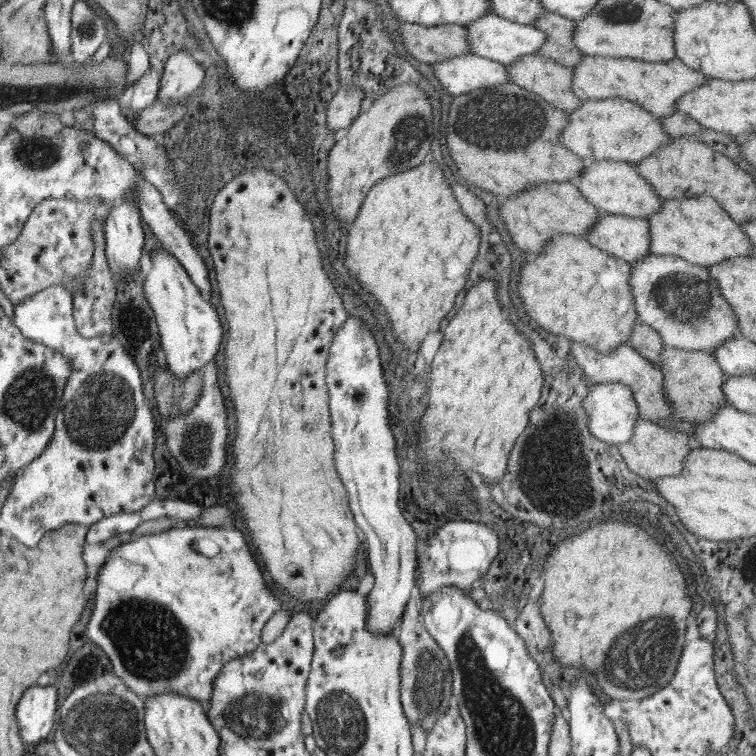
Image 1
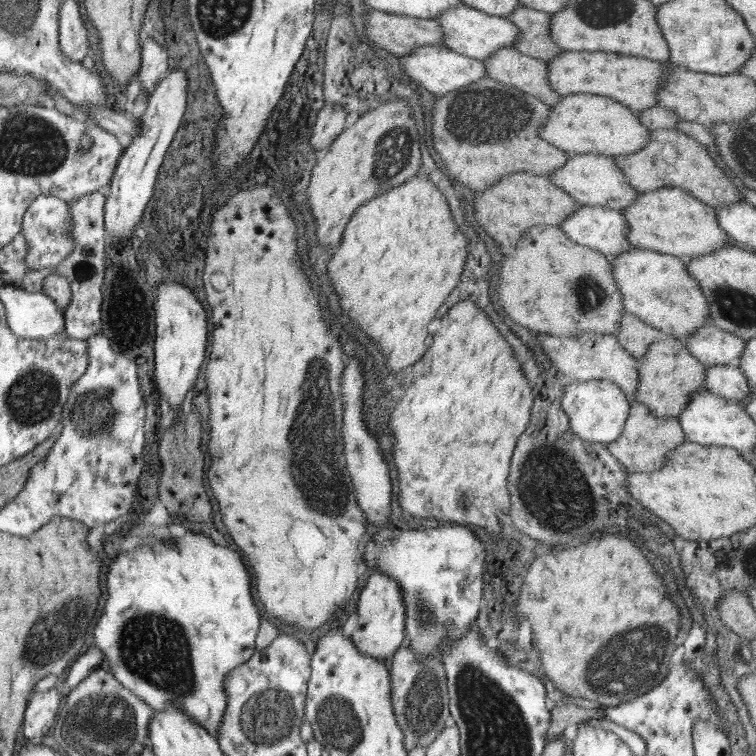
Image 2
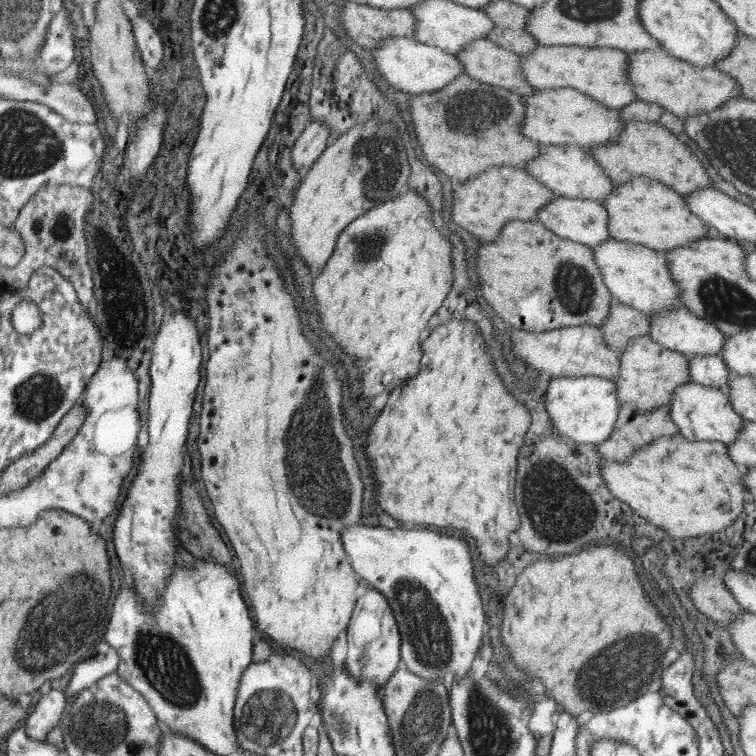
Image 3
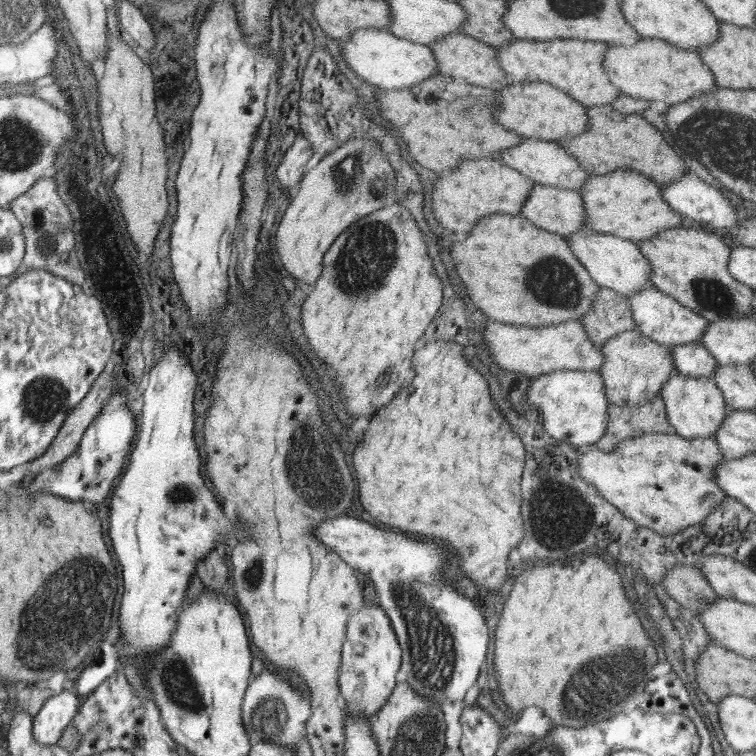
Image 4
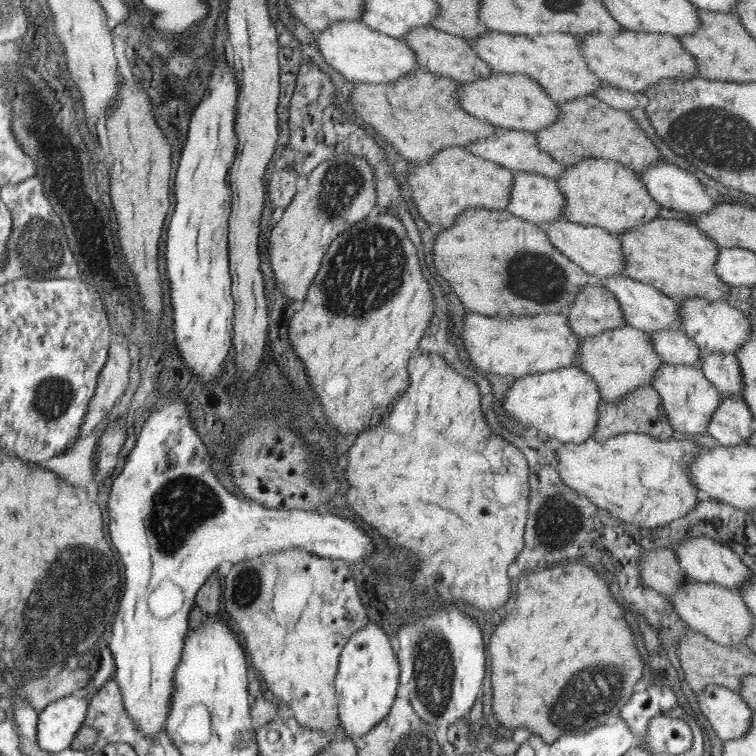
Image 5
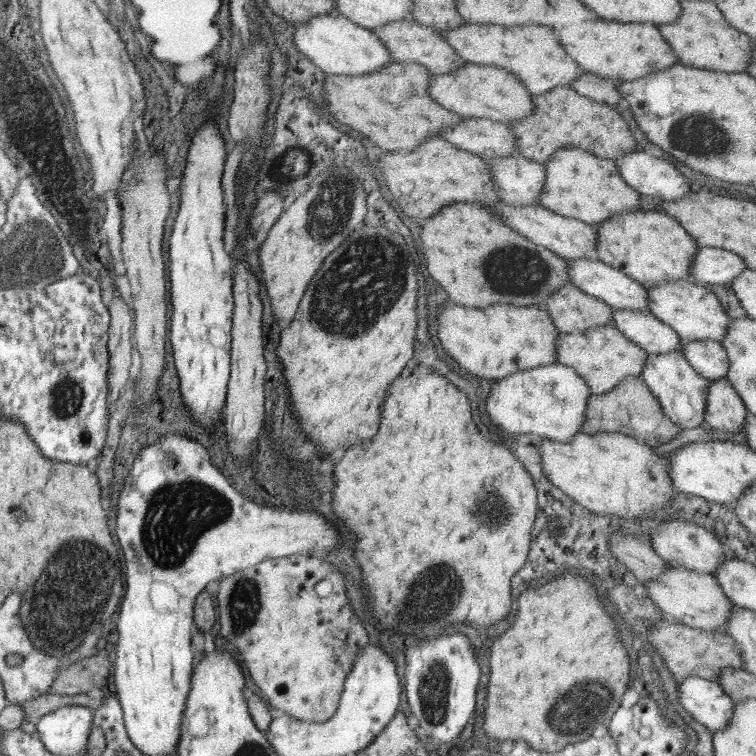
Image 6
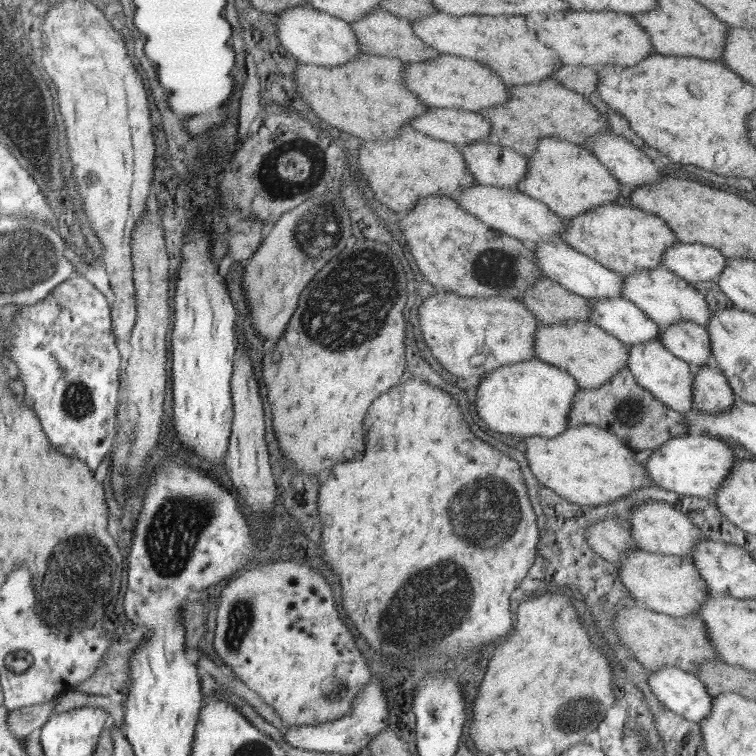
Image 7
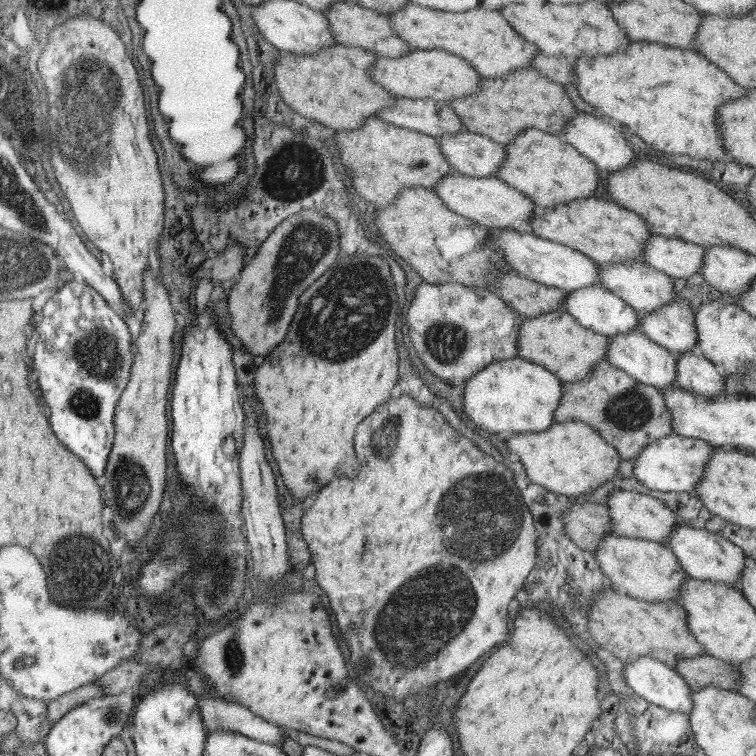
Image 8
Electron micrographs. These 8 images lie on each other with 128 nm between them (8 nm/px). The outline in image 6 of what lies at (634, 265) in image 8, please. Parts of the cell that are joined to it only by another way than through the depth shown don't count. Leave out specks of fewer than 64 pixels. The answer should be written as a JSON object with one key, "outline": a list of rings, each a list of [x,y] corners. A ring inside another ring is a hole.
{"outline":[[[679,279],[658,283],[654,287],[646,287],[650,312],[660,322],[670,326],[682,342],[716,341],[722,343],[728,333],[731,316],[726,314],[720,300],[707,286],[696,285],[692,281]]]}

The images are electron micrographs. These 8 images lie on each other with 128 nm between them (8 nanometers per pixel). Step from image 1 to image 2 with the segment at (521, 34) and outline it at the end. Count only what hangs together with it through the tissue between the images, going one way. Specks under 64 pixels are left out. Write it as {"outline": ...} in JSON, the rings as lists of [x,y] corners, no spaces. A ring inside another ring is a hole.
{"outline":[[[464,4],[449,8],[434,19],[441,24],[445,36],[443,46],[456,51],[457,54],[467,55],[468,58],[482,62],[491,58],[497,50],[513,48],[521,34],[520,29],[510,19],[492,16]]]}

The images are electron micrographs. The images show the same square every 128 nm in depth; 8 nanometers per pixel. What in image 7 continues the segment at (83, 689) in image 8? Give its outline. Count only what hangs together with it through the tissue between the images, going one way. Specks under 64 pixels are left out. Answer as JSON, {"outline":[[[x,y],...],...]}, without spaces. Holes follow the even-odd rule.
{"outline":[[[48,700],[42,704],[35,704],[7,712],[7,725],[16,739],[26,739],[33,730],[42,725],[55,714],[56,702]]]}

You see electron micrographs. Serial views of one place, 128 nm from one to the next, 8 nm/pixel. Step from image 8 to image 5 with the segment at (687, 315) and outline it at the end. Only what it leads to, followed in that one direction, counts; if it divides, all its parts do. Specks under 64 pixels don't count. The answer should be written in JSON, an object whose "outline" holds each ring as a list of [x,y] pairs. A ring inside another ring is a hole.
{"outline":[[[703,351],[699,368],[722,396],[742,398],[743,378],[736,354]]]}

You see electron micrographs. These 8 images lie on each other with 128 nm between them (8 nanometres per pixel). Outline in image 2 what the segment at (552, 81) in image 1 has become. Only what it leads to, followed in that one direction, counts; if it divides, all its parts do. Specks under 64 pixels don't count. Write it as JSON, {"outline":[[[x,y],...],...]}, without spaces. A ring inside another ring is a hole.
{"outline":[[[514,48],[497,50],[483,62],[487,66],[488,78],[527,91],[551,107],[558,104],[561,95],[549,83],[549,64],[520,53]]]}

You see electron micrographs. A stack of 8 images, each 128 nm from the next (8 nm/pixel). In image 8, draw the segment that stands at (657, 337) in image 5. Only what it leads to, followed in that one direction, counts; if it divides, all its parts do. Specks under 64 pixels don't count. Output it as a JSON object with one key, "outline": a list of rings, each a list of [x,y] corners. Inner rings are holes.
{"outline":[[[600,285],[580,288],[568,293],[563,305],[581,326],[607,337],[614,337],[638,331],[640,313],[631,304],[624,302],[618,295]]]}

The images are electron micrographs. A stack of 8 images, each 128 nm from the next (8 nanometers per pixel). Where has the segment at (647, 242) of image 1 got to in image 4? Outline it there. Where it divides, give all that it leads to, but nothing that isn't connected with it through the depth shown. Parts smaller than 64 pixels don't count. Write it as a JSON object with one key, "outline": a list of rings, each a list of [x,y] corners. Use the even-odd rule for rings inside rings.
{"outline":[[[536,183],[524,203],[522,216],[563,237],[587,228],[587,209],[580,193]]]}

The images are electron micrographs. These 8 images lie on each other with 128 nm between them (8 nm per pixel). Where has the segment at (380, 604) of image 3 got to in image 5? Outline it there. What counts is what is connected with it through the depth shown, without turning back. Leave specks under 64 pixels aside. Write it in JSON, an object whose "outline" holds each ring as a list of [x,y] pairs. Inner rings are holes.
{"outline":[[[368,621],[347,642],[339,662],[335,686],[344,738],[356,740],[358,737],[366,737],[387,716],[394,704],[398,672],[402,672],[402,666],[398,666],[386,632],[376,622]]]}

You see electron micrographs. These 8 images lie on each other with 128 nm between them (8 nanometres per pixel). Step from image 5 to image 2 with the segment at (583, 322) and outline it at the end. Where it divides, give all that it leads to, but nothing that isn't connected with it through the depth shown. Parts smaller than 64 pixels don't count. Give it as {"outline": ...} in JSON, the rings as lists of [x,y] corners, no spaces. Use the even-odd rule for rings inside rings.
{"outline":[[[626,311],[618,334],[615,335],[618,342],[637,360],[645,356],[652,343],[662,338],[656,328]]]}

